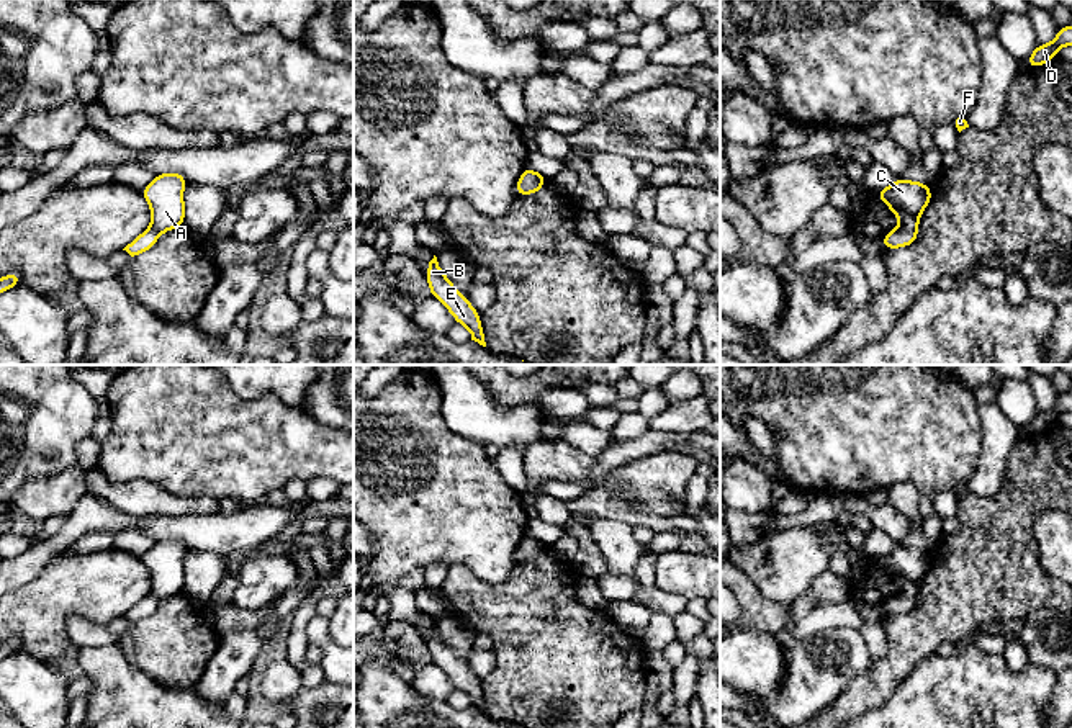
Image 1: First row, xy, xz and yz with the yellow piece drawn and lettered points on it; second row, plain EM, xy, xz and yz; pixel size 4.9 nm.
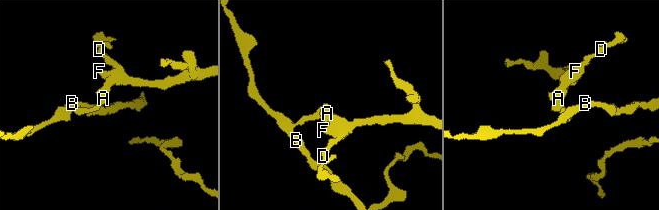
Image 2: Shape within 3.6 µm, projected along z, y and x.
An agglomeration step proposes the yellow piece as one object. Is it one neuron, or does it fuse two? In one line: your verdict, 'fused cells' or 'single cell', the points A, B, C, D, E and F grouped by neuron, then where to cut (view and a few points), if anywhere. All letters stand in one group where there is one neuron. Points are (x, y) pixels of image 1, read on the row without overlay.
fused cells | A C D F / B E | yz (915, 593), (899, 596)

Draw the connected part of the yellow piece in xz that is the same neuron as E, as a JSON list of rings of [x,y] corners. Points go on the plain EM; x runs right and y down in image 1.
[[[435,622],[426,635],[426,643],[430,663],[437,664],[452,679],[455,689],[463,690],[470,697],[471,707],[486,713],[480,679],[455,656],[453,649],[440,636]]]

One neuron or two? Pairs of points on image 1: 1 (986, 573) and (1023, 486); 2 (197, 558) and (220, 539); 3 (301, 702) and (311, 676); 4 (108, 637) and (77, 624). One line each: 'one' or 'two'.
1: one
2: two
3: two
4: one

